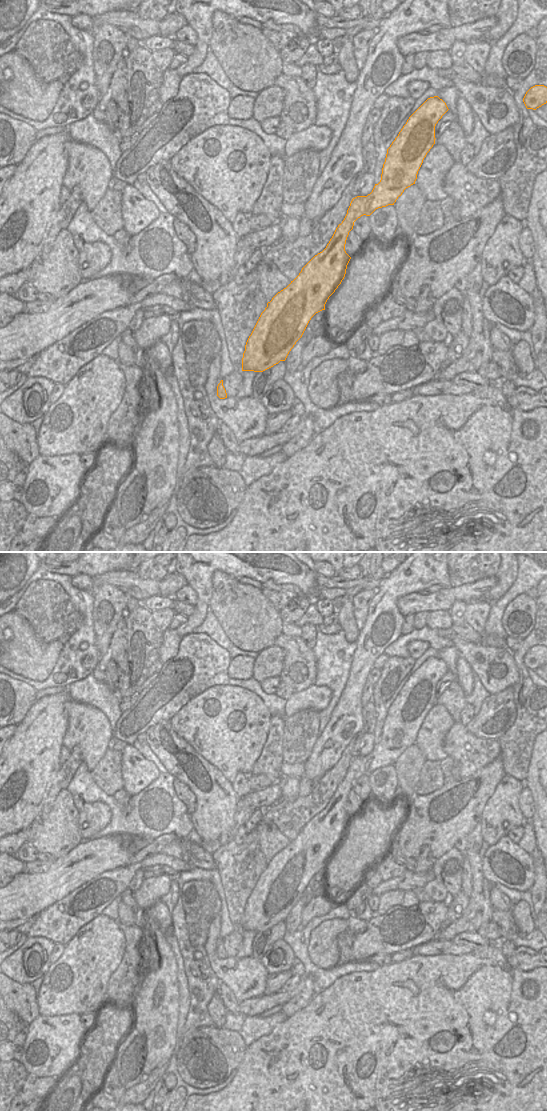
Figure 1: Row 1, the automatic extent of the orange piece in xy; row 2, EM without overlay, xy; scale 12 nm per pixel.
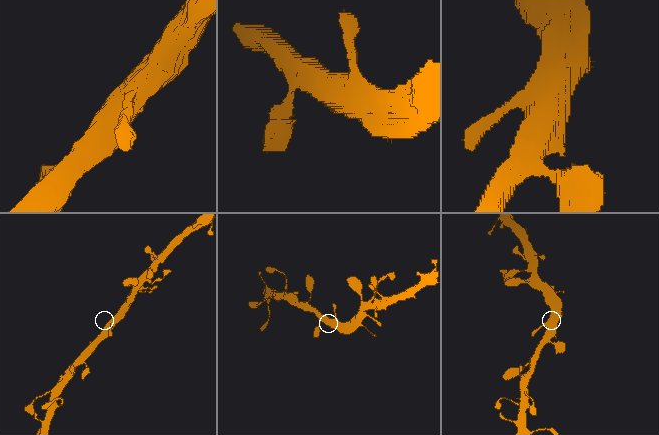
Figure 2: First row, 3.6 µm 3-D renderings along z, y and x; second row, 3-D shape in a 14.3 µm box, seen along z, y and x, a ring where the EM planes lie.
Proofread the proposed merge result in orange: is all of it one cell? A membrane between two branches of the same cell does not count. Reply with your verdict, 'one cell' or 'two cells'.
one cell

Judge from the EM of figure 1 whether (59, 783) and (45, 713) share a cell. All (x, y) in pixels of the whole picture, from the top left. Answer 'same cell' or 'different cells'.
different cells

